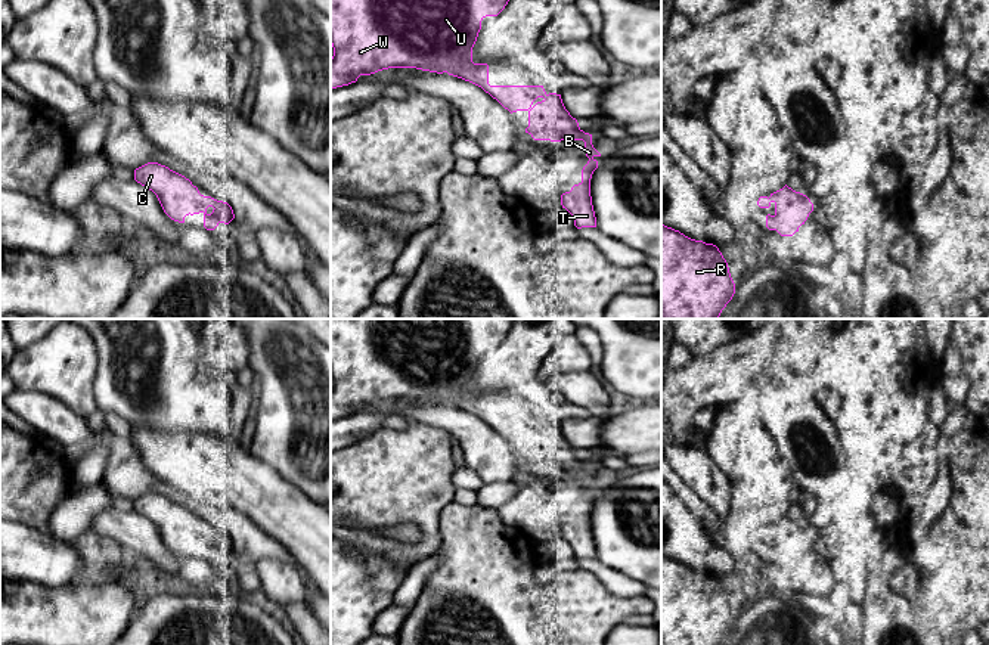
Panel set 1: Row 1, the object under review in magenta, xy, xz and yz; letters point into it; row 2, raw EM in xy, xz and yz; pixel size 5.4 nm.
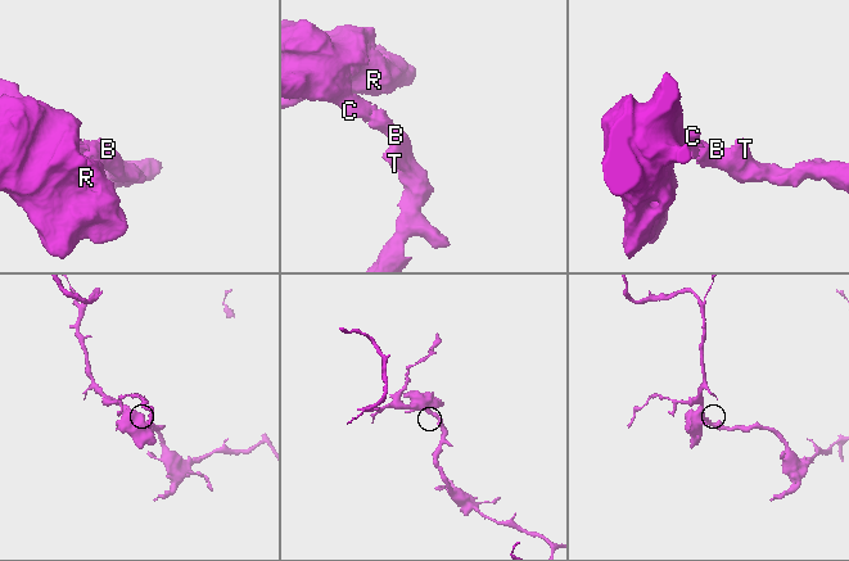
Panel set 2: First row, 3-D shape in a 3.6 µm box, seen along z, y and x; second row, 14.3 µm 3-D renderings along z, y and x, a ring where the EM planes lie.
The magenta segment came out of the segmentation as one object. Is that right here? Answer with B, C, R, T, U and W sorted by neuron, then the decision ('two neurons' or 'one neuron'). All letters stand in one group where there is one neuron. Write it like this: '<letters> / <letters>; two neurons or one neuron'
B C R T U W; one neuron

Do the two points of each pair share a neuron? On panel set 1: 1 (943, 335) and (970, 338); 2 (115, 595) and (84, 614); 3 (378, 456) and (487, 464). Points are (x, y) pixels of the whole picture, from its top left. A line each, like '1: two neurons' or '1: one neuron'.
1: two neurons
2: one neuron
3: two neurons

